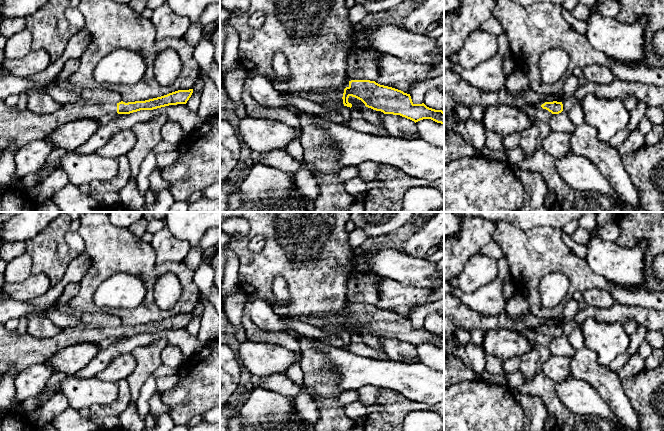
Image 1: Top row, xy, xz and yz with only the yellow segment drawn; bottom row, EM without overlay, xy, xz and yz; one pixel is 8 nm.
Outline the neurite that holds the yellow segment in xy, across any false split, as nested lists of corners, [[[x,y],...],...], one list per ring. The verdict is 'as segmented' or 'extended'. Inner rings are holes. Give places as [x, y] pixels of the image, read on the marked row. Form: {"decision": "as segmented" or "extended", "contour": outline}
{"decision": "extended", "contour": [[[193,89],[178,90],[167,95],[145,100],[125,103],[100,103],[80,100],[68,103],[51,113],[36,115],[28,109],[19,110],[0,99],[0,150],[10,143],[16,144],[16,151],[39,139],[46,139],[59,126],[78,119],[98,121],[108,114],[130,114],[140,110],[153,110],[169,105],[186,104]]]}

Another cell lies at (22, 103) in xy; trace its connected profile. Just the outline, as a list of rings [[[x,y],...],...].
[[[26,93],[19,95],[19,100],[17,102],[16,107],[19,110],[25,110],[27,109],[27,104],[28,104],[28,95]]]

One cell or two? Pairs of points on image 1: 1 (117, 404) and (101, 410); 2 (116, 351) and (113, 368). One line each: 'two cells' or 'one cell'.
1: one cell
2: two cells

